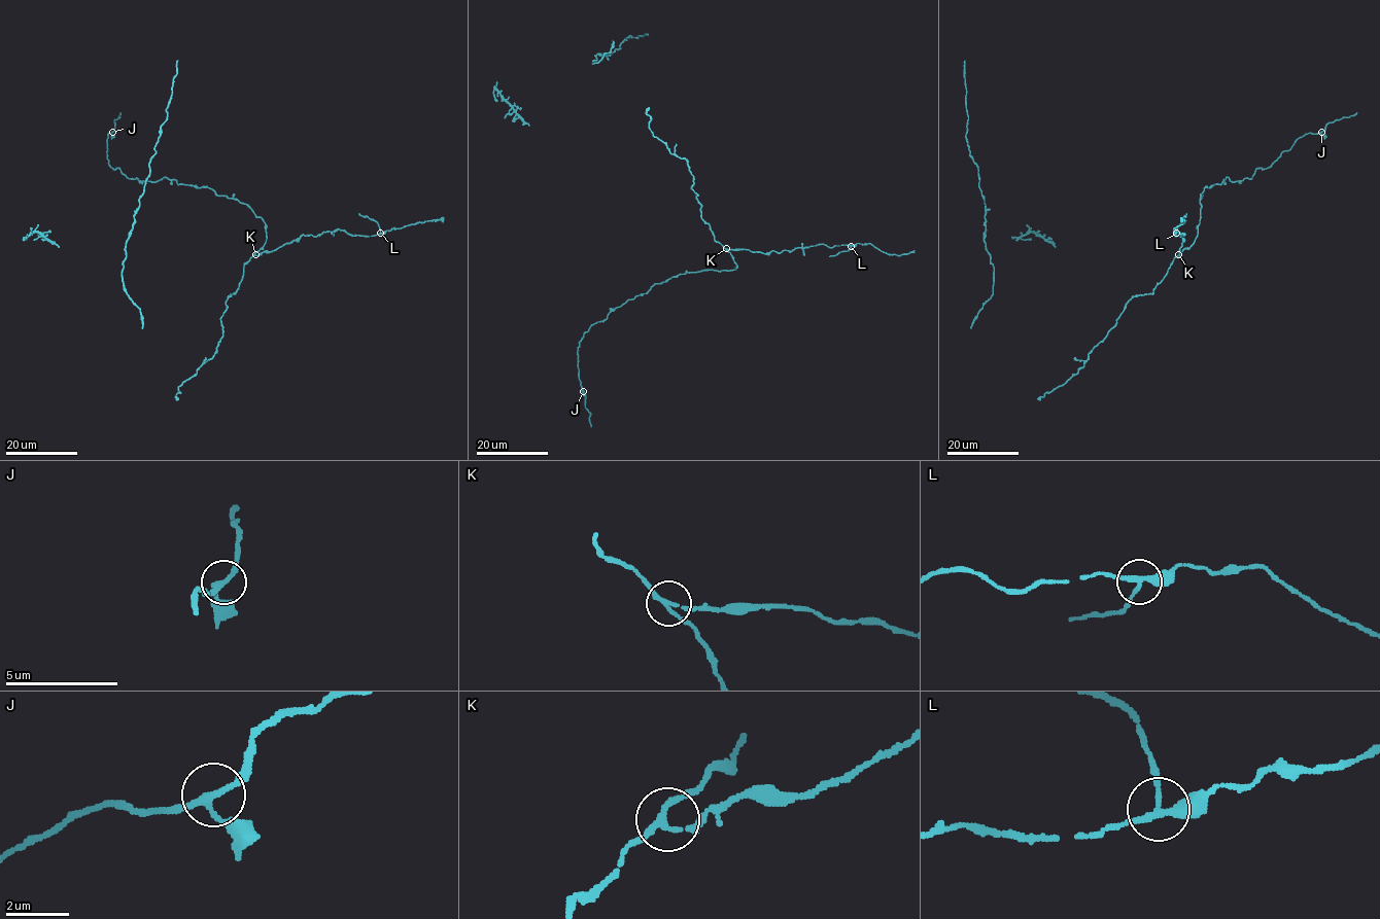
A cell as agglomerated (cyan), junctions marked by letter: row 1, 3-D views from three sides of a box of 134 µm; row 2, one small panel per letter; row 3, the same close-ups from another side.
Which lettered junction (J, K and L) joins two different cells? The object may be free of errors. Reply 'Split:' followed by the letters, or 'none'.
Split: L

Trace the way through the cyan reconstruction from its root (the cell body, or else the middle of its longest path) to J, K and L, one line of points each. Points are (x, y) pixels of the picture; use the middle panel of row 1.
J: (689, 167), (701, 218), (736, 268), (674, 276), (592, 324), (577, 350), (583, 391)
K: (689, 167), (701, 218), (710, 225), (715, 241), (726, 248)
L: (689, 167), (701, 218), (710, 225), (715, 241), (726, 248), (769, 253), (818, 244), (851, 246)

